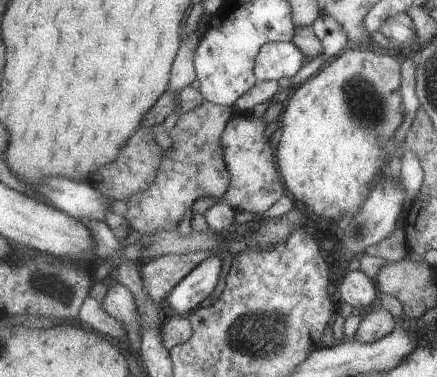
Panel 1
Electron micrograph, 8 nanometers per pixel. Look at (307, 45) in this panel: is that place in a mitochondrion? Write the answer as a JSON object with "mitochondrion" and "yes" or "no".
{"mitochondrion":"no"}

